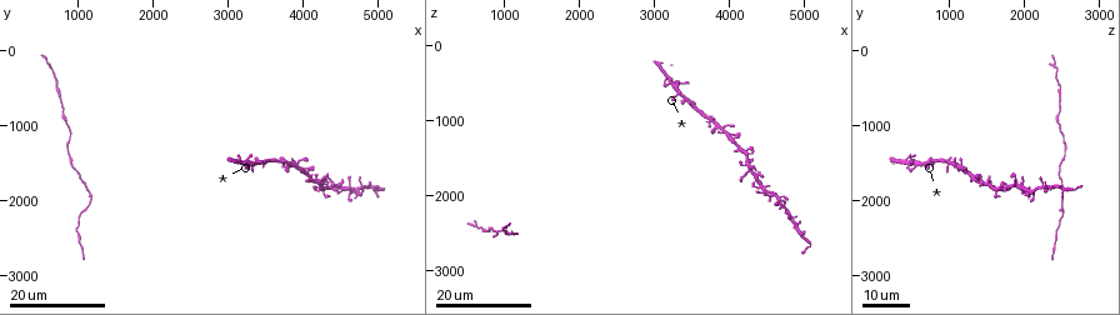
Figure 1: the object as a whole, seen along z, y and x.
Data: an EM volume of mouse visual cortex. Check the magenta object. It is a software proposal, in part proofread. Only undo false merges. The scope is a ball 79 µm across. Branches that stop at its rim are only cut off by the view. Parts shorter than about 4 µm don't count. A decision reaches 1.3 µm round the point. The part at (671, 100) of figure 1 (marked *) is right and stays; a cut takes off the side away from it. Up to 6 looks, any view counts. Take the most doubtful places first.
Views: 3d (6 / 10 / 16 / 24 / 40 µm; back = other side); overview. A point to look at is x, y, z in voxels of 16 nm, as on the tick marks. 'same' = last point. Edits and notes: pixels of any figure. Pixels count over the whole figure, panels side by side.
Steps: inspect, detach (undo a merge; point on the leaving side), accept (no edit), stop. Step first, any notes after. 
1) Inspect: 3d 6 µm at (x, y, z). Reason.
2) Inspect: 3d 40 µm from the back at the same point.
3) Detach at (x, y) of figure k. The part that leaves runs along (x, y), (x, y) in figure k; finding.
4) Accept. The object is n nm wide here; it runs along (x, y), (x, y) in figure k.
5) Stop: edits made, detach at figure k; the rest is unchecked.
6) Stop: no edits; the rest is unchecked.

Inspect: 3d 24 µm at (3300, 1500, 650). Side arm on a straight run.

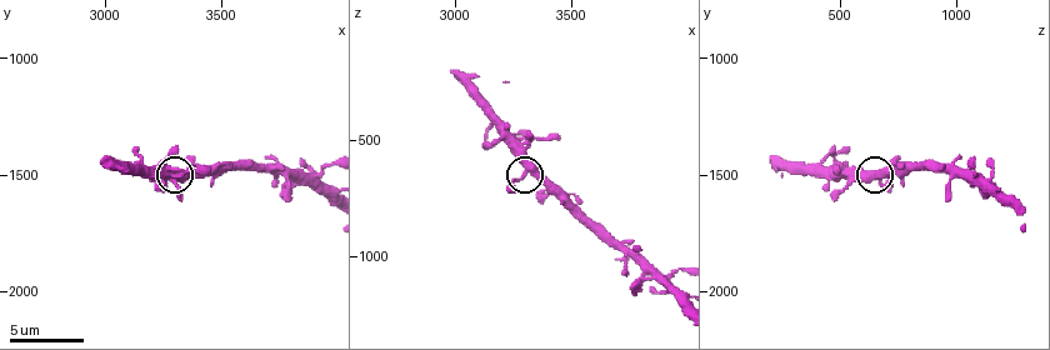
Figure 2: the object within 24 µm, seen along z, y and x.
Inspect: 3d 6 µm at (3350, 1490, 650).

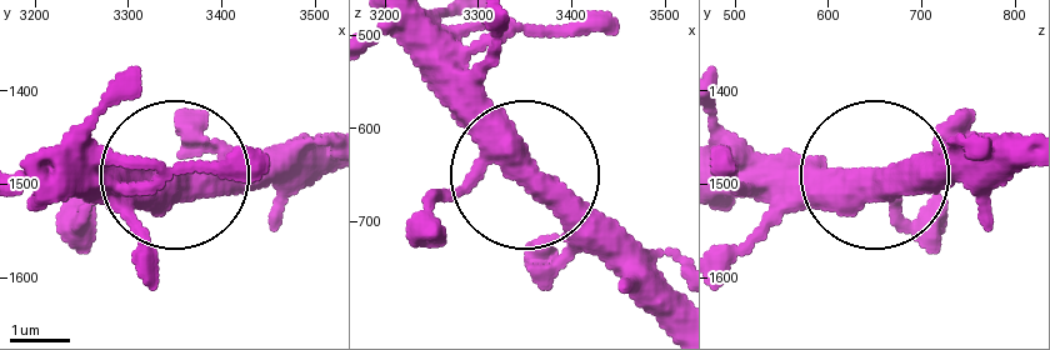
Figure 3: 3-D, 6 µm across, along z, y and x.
Inspect: 3d 6 µm from the back at (3350, 1490, 645).

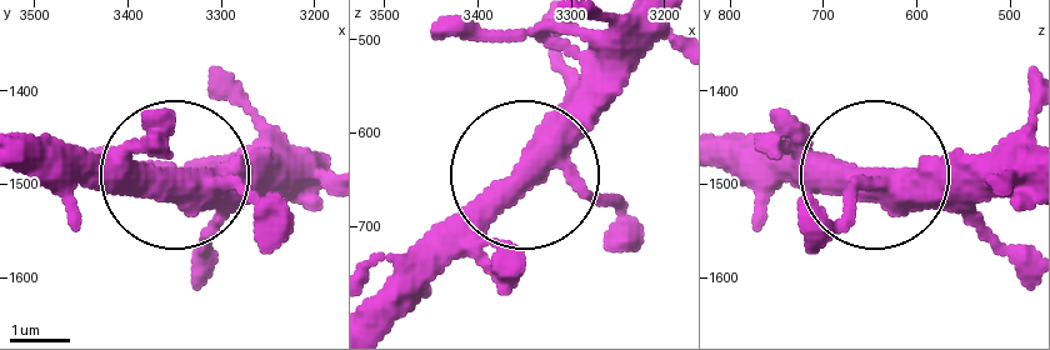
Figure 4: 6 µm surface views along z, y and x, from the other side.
Accept. 3 arms meet here; it runs along (289, 241), (229, 186), (179, 173), (284, 168) in figure 4; one neuron here.

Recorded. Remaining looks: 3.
Inspect: 3d 24 µm at (850, 950, 2450). Thick turns thin.

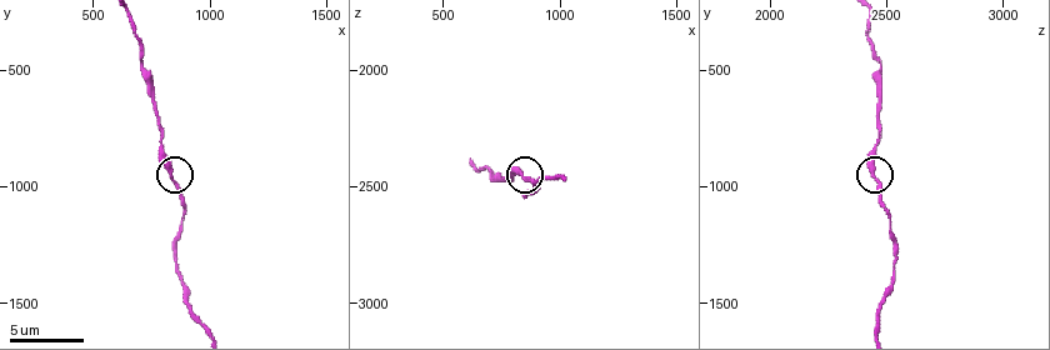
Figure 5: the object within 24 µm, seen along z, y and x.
Inspect: 3d 10 µm at (840, 940, 2450).

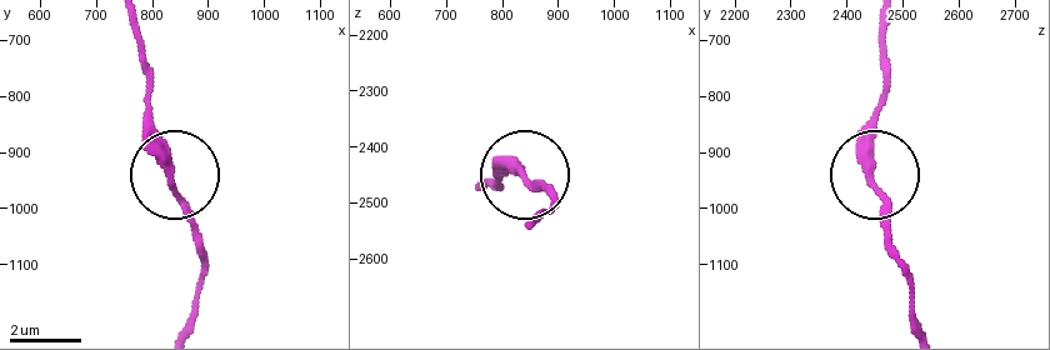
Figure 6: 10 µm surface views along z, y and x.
Accept. The object is 230 nm wide here; it runs along (185, 325), (204, 263), (150, 110), (150, 69) in figure 6; all the same neuron.

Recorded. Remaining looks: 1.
Stop: no edits; the rest is unchecked.

